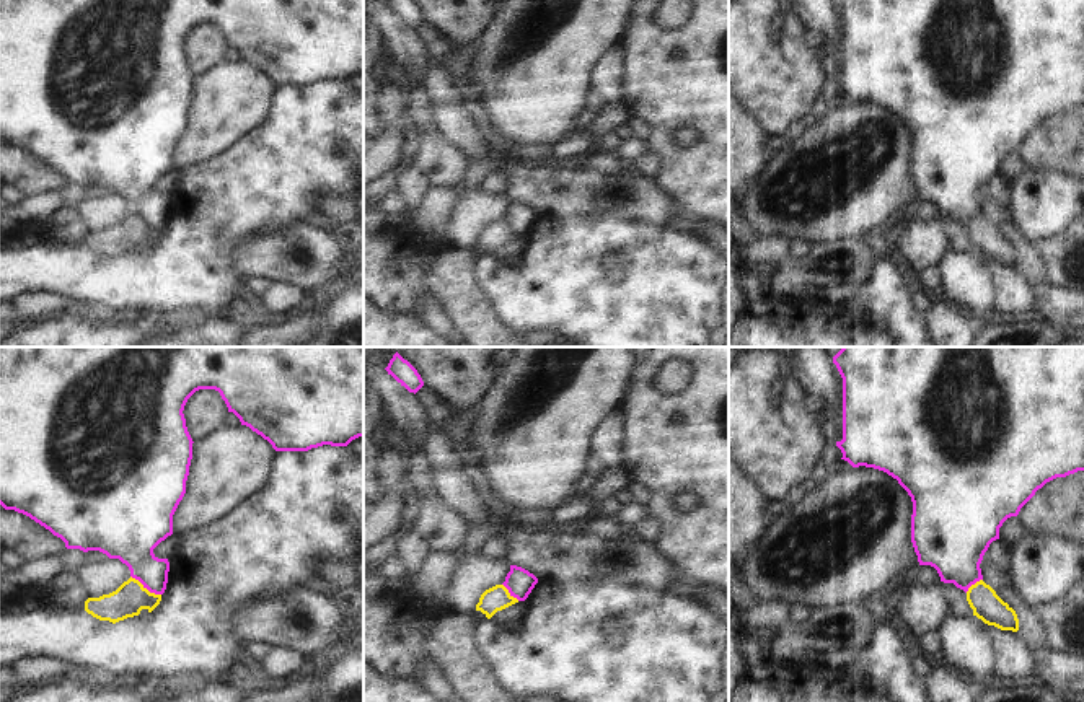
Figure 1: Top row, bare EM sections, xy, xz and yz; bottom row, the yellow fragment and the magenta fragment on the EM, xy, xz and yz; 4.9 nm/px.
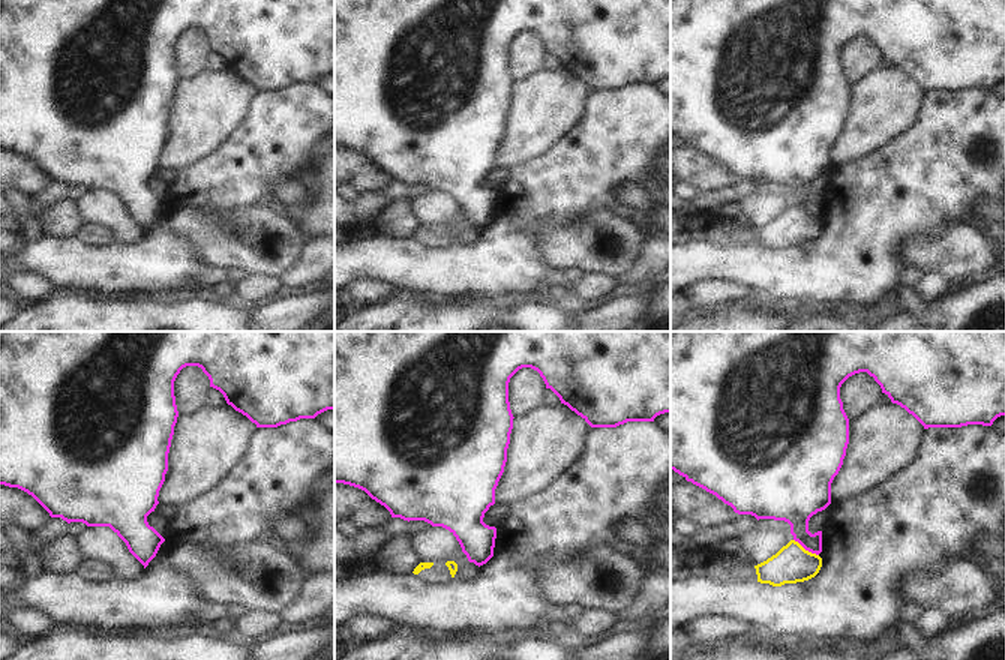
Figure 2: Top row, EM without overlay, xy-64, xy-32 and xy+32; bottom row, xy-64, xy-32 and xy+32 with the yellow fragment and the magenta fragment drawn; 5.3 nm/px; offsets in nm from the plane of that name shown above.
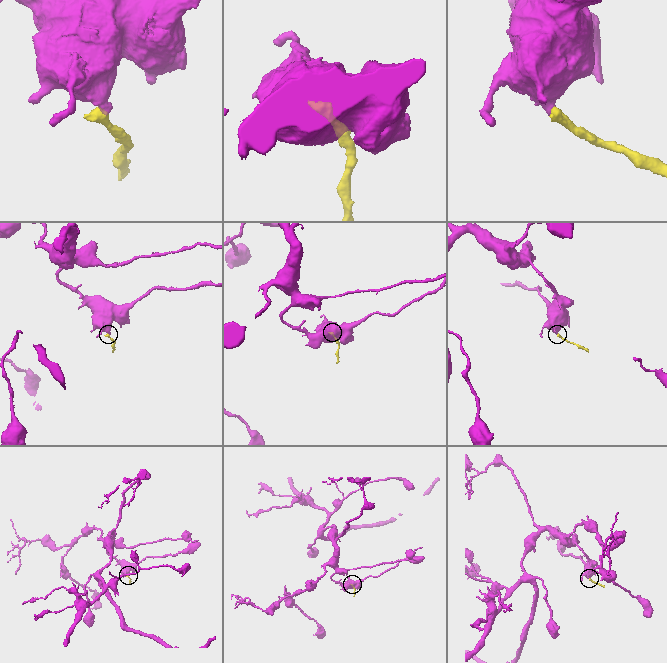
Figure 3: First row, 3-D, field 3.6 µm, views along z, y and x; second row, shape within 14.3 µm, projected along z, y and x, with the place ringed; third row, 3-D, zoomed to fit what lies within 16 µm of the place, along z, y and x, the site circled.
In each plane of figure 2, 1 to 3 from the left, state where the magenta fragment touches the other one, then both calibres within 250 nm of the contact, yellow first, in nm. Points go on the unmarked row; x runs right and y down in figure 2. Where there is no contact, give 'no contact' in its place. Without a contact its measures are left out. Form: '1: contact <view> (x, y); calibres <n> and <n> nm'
1: no contact
2: no contact
3: contact xy+32 (804, 213); calibres 200 and 220 nm

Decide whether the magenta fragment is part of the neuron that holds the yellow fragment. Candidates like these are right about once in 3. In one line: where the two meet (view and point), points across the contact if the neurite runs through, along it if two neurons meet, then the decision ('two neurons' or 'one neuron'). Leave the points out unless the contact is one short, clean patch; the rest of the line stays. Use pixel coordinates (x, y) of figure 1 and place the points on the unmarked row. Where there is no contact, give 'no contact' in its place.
meets yellow in xy at (145, 223); border along xy (131, 210), (150, 227), (160, 230); two neurons

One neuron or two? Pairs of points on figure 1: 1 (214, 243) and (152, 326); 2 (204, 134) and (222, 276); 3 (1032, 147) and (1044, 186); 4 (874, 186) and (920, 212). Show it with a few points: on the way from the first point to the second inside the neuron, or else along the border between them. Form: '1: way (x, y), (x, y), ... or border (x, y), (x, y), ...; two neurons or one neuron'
1: border (162, 318), (147, 320); two neurons
2: border (240, 139), (215, 157), (185, 171); two neurons
3: border (1027, 165), (1066, 173); two neurons
4: border (918, 199), (910, 214); two neurons

